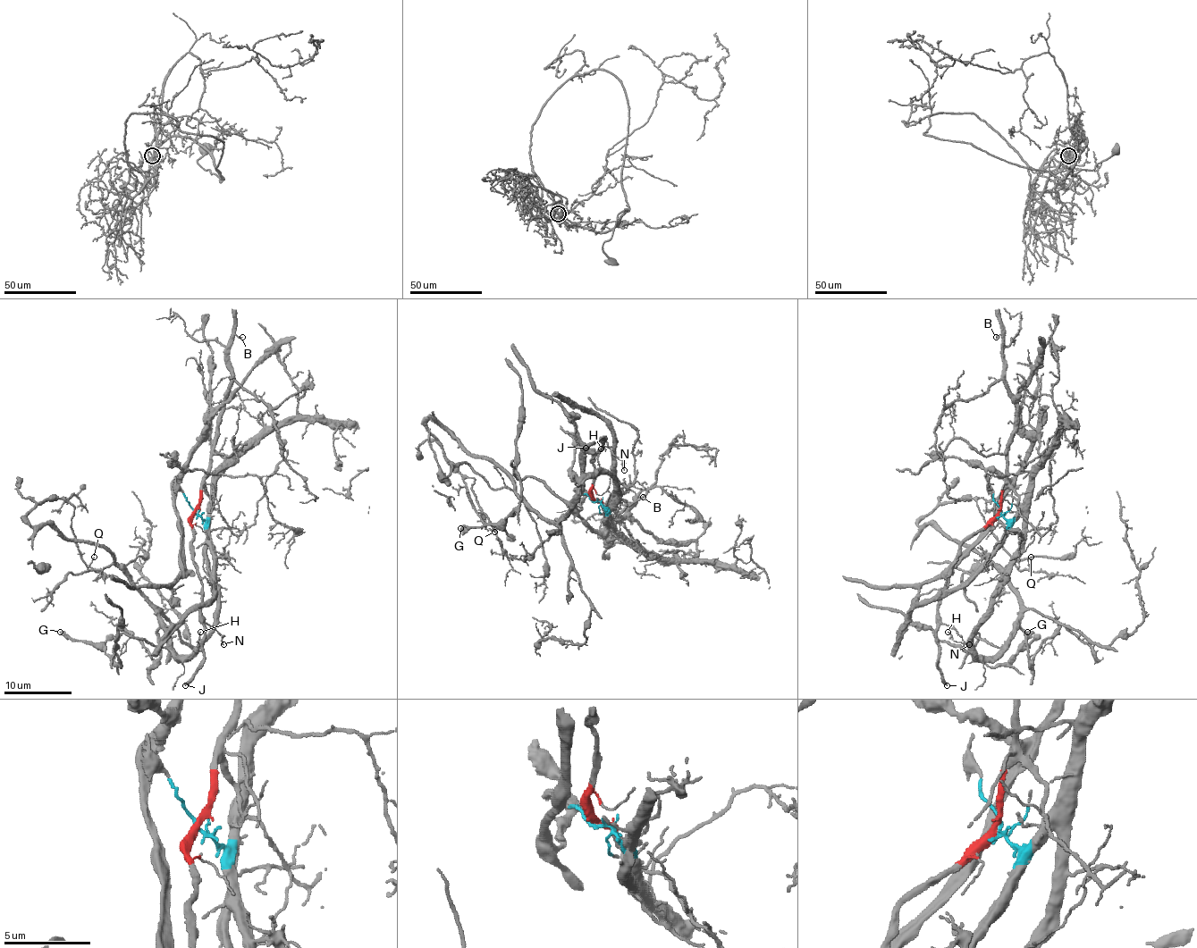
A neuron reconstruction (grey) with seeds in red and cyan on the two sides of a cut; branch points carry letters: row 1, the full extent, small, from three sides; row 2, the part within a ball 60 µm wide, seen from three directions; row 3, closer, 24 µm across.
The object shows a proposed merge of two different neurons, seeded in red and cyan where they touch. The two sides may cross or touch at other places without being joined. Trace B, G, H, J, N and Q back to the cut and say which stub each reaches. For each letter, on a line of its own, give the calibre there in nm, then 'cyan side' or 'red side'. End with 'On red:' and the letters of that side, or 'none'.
B: calibre 110 nm; red side
G: calibre 550 nm; cyan side
H: calibre 100 nm; cyan side
J: calibre 320 nm; red side
N: calibre 90 nm; red side
Q: calibre 110 nm; cyan side
On red: B, J, N

